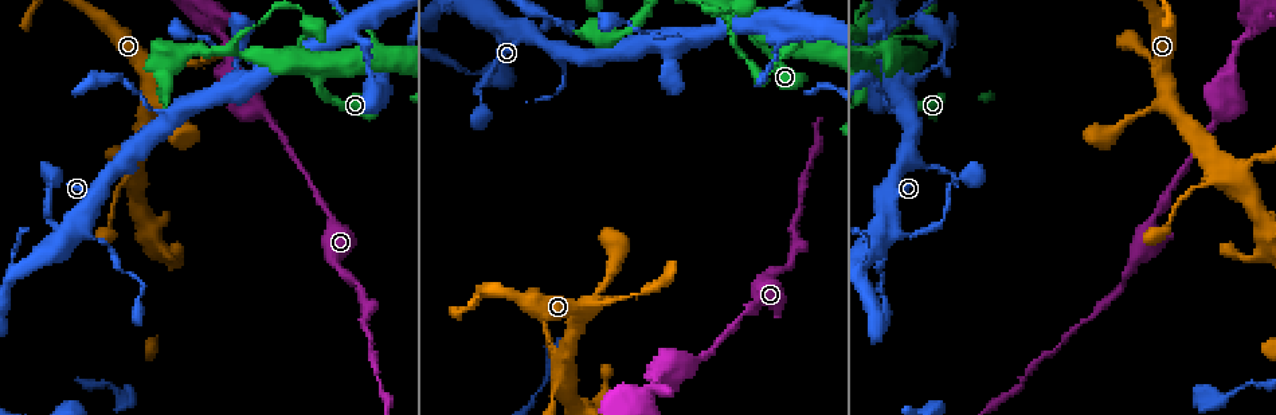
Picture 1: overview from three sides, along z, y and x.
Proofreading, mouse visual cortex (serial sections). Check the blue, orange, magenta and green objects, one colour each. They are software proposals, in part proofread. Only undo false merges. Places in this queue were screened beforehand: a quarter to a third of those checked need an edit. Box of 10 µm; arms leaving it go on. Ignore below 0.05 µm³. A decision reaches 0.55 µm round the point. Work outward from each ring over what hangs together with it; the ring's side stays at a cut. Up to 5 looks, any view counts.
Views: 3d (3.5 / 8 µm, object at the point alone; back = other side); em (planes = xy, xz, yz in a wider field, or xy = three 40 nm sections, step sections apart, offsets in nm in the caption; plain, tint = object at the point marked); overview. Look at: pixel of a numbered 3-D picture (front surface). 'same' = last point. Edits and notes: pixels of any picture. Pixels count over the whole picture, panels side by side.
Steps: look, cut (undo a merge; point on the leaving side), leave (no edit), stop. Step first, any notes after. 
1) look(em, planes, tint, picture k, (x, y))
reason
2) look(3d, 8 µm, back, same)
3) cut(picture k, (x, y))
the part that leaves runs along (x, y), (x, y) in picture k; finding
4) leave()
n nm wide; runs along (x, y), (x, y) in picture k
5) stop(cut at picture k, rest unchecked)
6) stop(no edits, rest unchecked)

look(3d, 3.5 µm, picture 1, (344, 278))
calibre changes

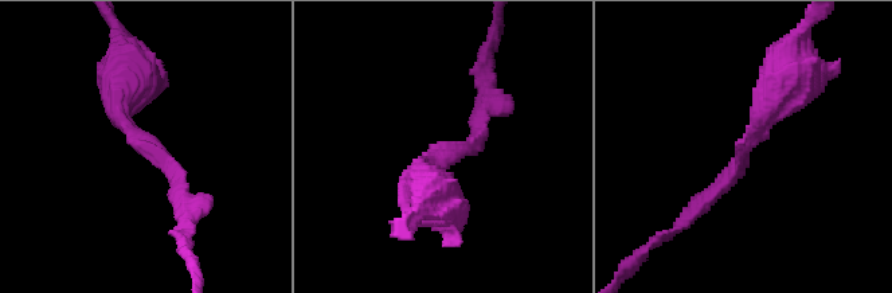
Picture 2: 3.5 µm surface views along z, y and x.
look(em, planes, tint, picture 2, (146, 144))

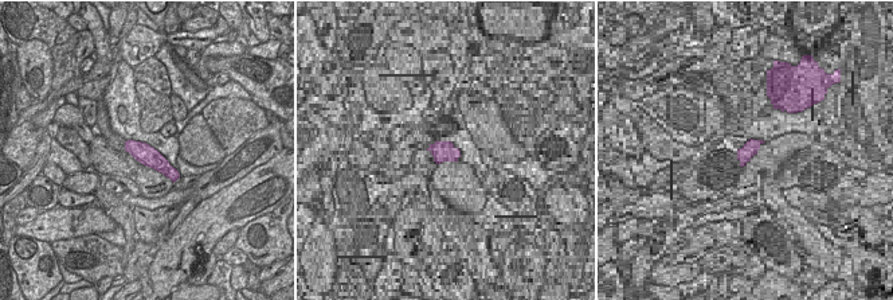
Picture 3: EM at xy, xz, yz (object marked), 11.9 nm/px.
leave()
240 nm wide; runs along (128, 144), (155, 159), (175, 175) in picture 3; continuous, no second cell

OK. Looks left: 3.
look(3d, 3.5 µm, back, picture 1, (1244, 37))
two arms at a narrow angle

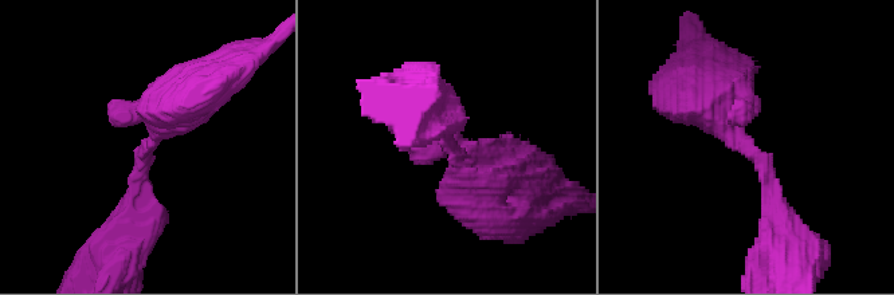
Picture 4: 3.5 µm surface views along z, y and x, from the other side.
look(em, planes, tint, picture 4, (741, 148))
4 arms; arms of 250, 350, 400, 500 nm

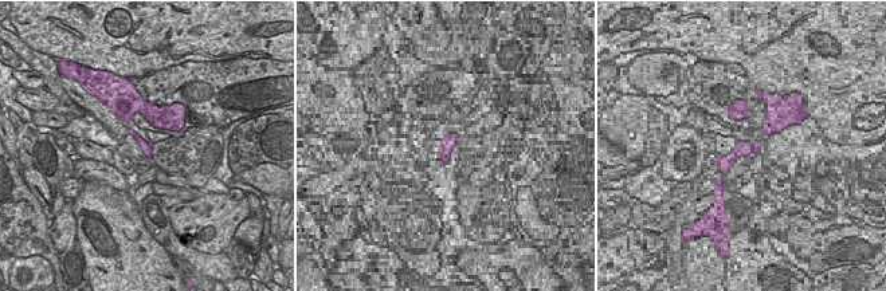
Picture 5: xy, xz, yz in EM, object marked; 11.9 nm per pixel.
leave()
runs along (780, 220), (760, 158), (681, 93) in picture 4; all the same cell

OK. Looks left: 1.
stop(no edits, rest unchecked)

